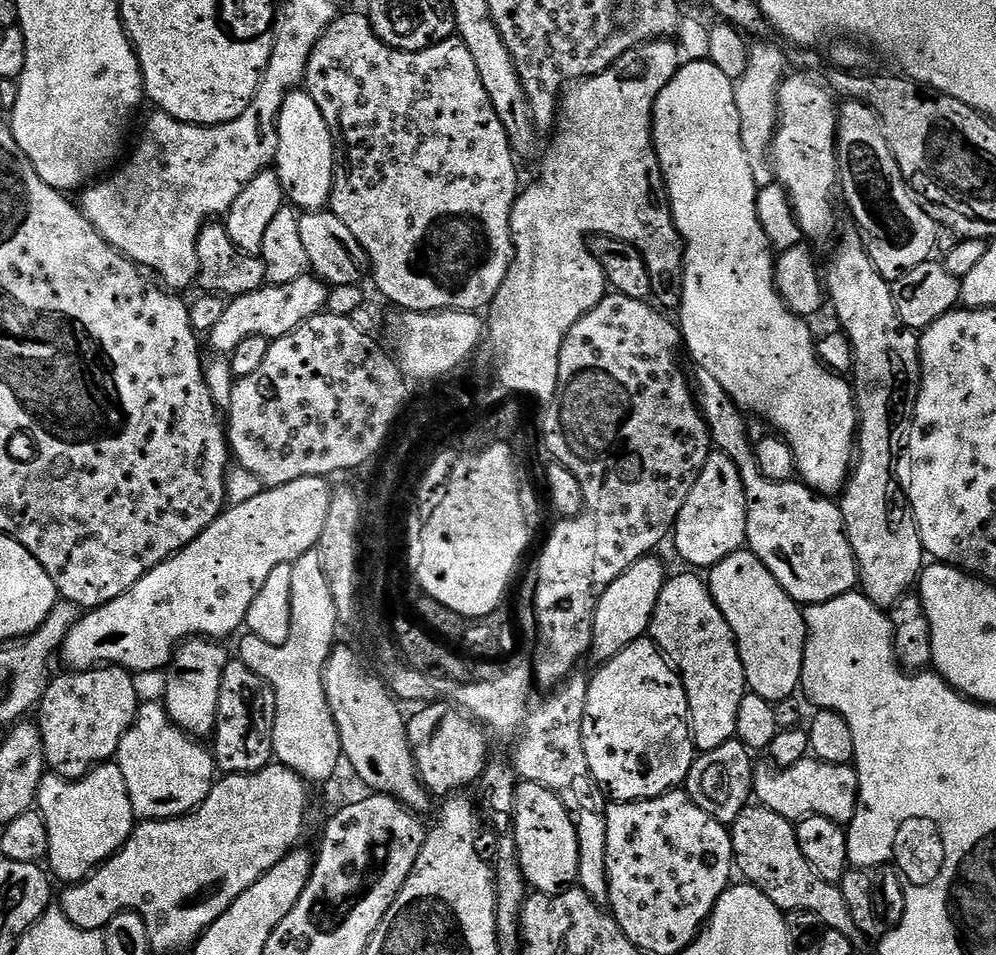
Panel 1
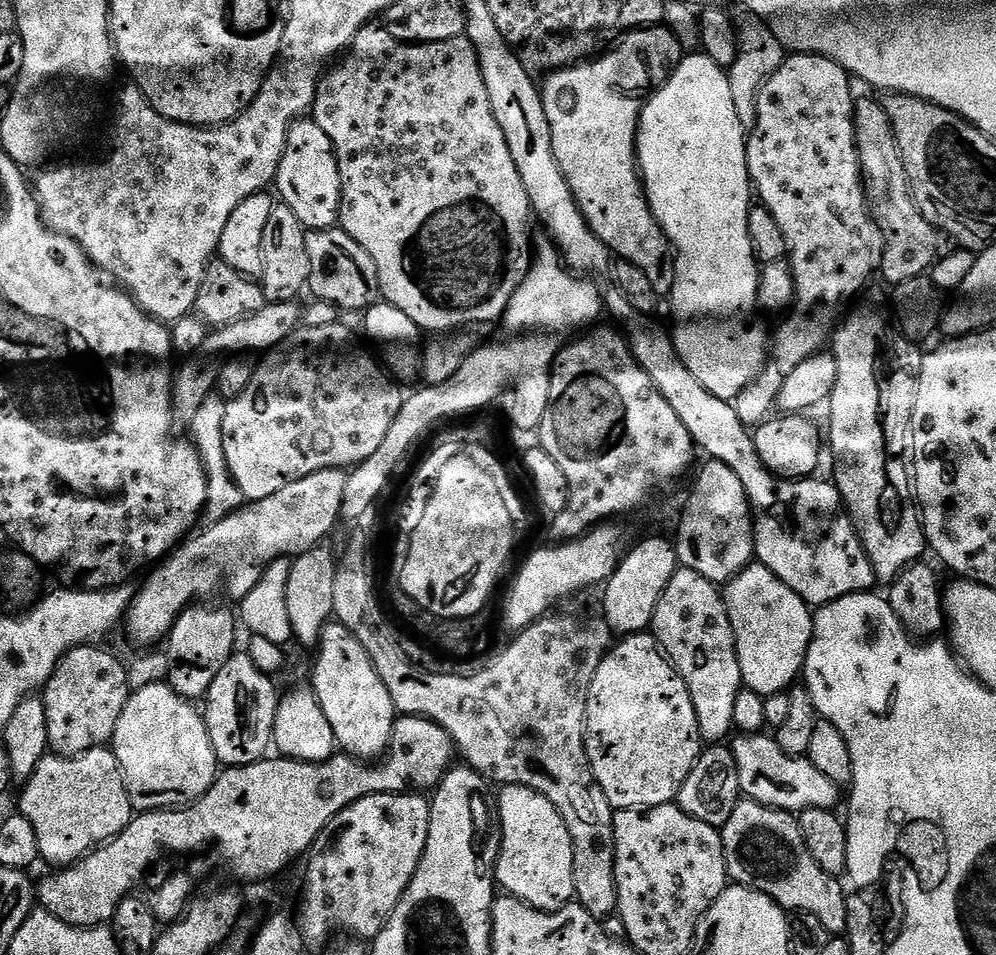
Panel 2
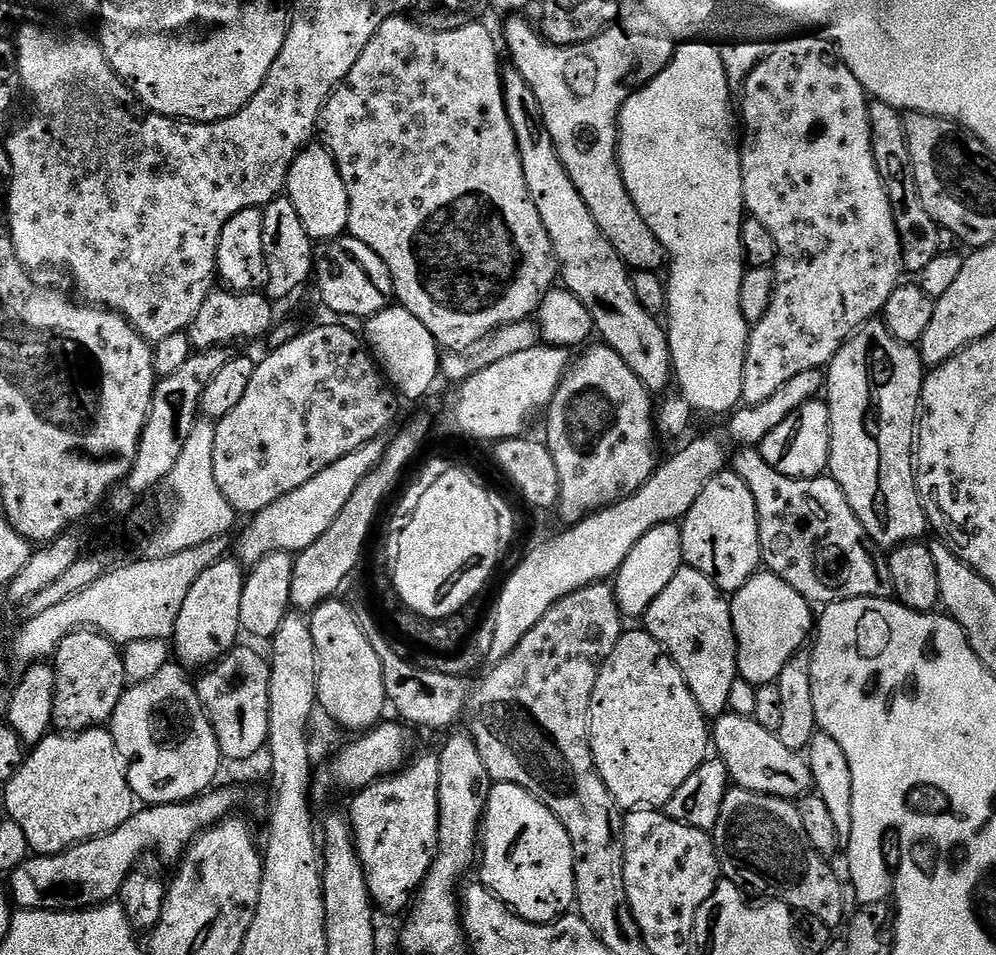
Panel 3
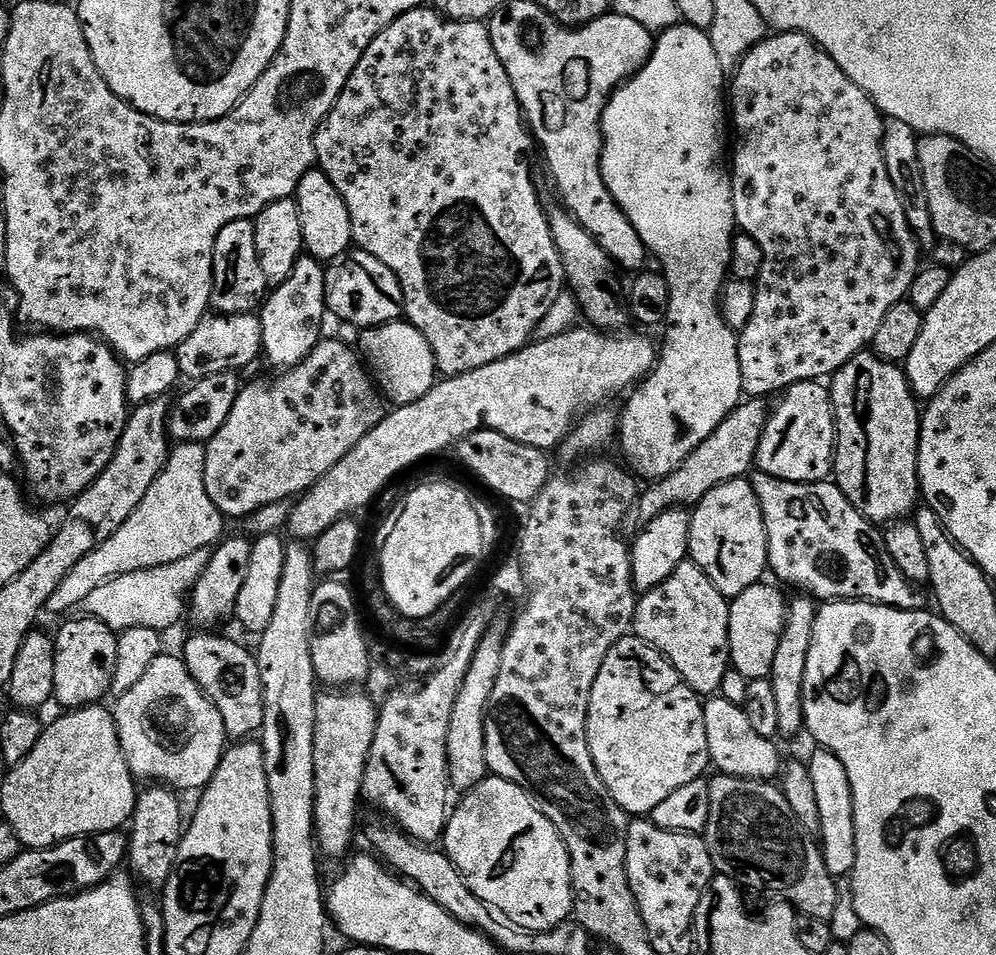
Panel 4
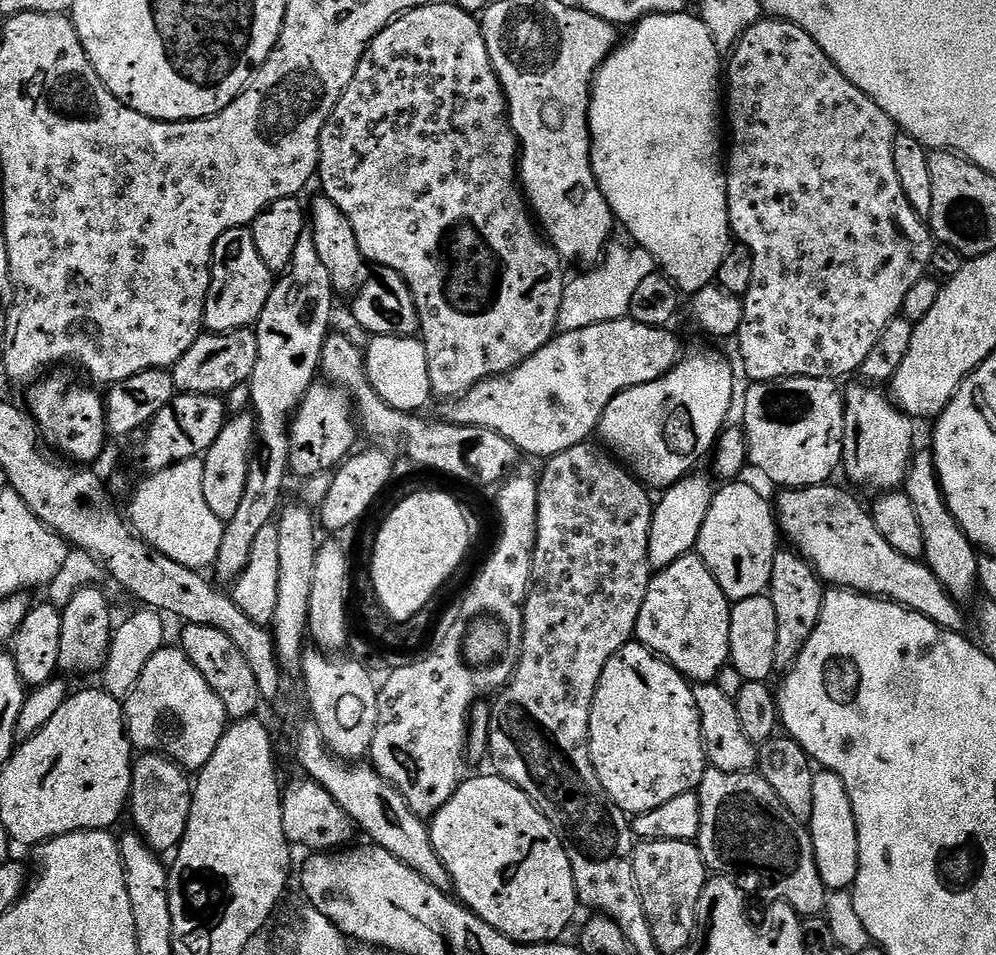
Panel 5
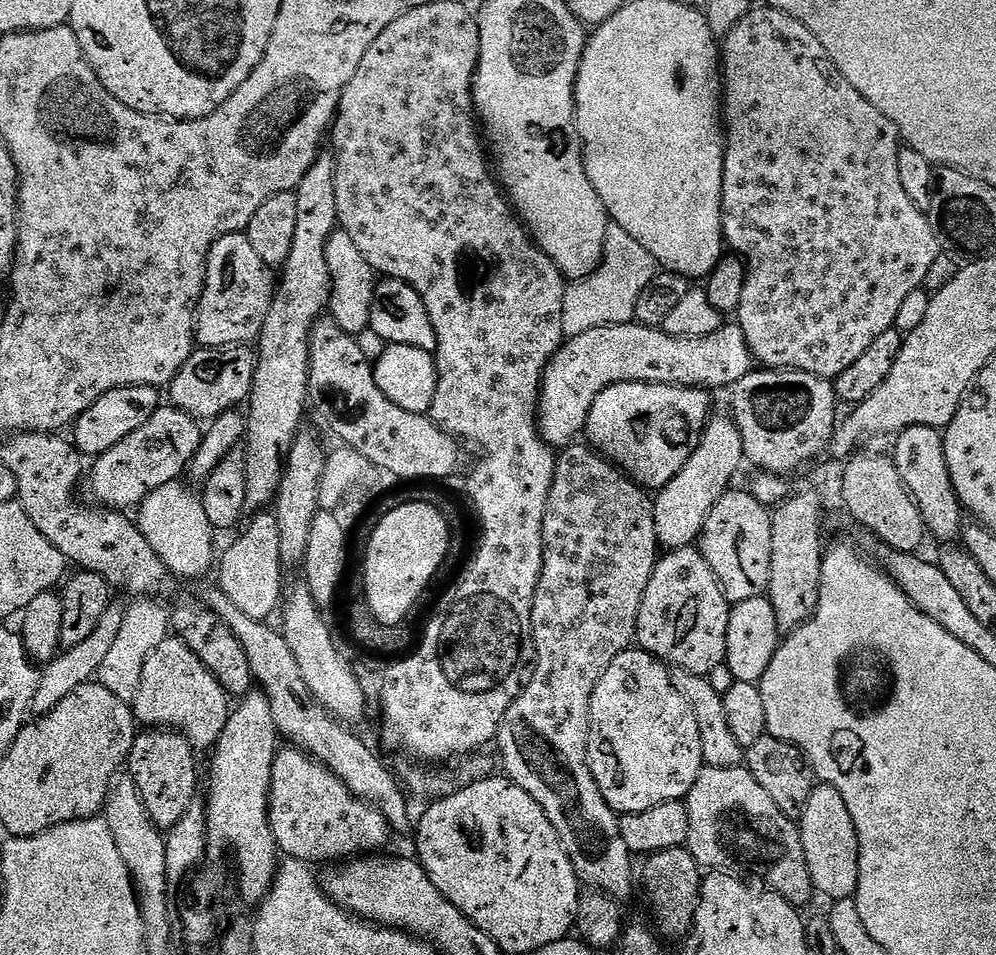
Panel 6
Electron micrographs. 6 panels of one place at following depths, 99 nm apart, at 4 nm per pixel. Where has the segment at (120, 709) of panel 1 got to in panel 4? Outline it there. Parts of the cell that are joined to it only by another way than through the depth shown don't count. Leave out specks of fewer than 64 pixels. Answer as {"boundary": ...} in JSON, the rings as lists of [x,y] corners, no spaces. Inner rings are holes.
{"boundary":[[[80,614],[77,620],[68,620],[60,628],[60,633],[55,633],[56,653],[54,654],[54,690],[52,695],[55,703],[61,704],[61,709],[88,708],[91,704],[100,704],[103,696],[112,691],[114,670],[118,666],[118,636],[110,630],[110,626],[101,620],[87,614]]]}

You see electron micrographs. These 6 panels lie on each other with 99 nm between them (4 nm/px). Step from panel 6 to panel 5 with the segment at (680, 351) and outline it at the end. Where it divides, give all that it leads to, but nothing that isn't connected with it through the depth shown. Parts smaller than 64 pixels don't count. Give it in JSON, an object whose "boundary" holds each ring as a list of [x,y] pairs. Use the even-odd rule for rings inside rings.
{"boundary":[[[631,318],[598,322],[582,330],[560,332],[546,346],[542,346],[542,350],[526,358],[526,362],[505,376],[492,376],[475,384],[465,396],[457,396],[450,404],[450,420],[454,424],[473,424],[494,430],[519,448],[525,457],[557,456],[570,450],[570,446],[585,443],[591,437],[588,435],[599,429],[602,414],[615,396],[634,386],[662,378],[681,359],[680,340],[672,330],[646,326]]]}

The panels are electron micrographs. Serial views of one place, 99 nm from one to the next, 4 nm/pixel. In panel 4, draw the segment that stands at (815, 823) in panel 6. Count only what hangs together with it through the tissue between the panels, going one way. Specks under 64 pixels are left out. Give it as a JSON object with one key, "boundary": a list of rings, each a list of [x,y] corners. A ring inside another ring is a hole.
{"boundary":[[[822,747],[806,760],[810,778],[814,781],[814,799],[818,801],[820,830],[818,843],[824,855],[826,870],[834,878],[851,877],[856,865],[856,827],[854,826],[854,794],[850,790],[850,778],[846,778],[846,766],[830,750]]]}

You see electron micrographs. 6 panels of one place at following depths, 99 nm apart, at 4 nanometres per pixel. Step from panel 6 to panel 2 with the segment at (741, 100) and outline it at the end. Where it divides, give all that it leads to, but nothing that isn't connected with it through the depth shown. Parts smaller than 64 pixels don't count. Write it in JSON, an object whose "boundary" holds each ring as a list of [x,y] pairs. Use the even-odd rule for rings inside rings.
{"boundary":[[[798,52],[784,59],[781,68],[775,70],[774,74],[770,74],[768,80],[761,85],[757,94],[757,118],[747,133],[748,176],[753,182],[754,192],[758,197],[759,203],[764,208],[770,210],[770,214],[774,214],[774,222],[778,222],[778,230],[782,230],[782,234],[786,238],[786,246],[788,247],[786,260],[792,269],[796,298],[790,311],[783,317],[785,320],[777,326],[776,336],[774,332],[774,335],[771,337],[770,359],[765,363],[763,370],[738,393],[735,400],[731,401],[734,406],[734,414],[738,414],[738,419],[750,430],[759,428],[760,425],[769,420],[776,408],[778,390],[782,390],[782,382],[786,382],[786,378],[790,378],[790,373],[794,371],[794,366],[799,366],[800,363],[806,362],[806,358],[810,358],[815,352],[821,351],[829,343],[830,334],[836,331],[842,317],[845,315],[846,307],[844,308],[844,303],[851,296],[858,295],[867,286],[868,279],[880,272],[884,243],[872,213],[868,210],[868,200],[864,197],[864,179],[860,176],[860,151],[856,148],[856,127],[852,121],[856,113],[856,100],[854,95],[852,96],[851,82],[853,83],[847,70],[828,56],[815,56],[812,52]]]}

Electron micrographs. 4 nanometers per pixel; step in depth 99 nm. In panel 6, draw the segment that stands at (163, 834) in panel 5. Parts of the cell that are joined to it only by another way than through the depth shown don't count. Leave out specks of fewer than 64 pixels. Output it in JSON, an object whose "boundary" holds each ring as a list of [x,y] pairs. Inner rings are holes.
{"boundary":[[[144,730],[137,735],[134,746],[128,752],[126,772],[138,786],[142,802],[146,802],[146,812],[157,828],[173,828],[178,818],[186,814],[190,802],[197,799],[196,756],[197,749],[179,732]]]}

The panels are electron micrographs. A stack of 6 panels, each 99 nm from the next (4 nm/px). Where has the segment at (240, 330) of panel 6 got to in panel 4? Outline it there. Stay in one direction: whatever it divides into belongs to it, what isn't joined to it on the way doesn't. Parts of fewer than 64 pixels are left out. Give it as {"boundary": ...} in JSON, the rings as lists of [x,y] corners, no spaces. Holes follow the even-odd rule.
{"boundary":[[[252,220],[230,222],[230,226],[224,227],[222,234],[218,234],[218,242],[214,242],[214,286],[211,307],[225,316],[255,313],[261,307],[262,297],[269,288],[266,274],[262,274],[262,266],[258,262],[255,223]]]}

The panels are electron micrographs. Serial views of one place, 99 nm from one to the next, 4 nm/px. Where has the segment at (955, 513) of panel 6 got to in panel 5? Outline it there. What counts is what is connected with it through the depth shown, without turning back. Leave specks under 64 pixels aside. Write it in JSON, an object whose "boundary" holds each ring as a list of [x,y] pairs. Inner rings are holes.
{"boundary":[[[917,451],[908,468],[908,476],[902,485],[904,495],[910,498],[914,511],[918,514],[918,523],[922,525],[922,542],[924,543],[924,563],[934,570],[934,578],[942,582],[944,589],[956,599],[961,606],[967,605],[967,600],[978,592],[978,562],[980,556],[975,544],[966,538],[962,526],[950,514],[946,506],[946,498],[940,489],[940,479],[934,466],[931,451]]]}

